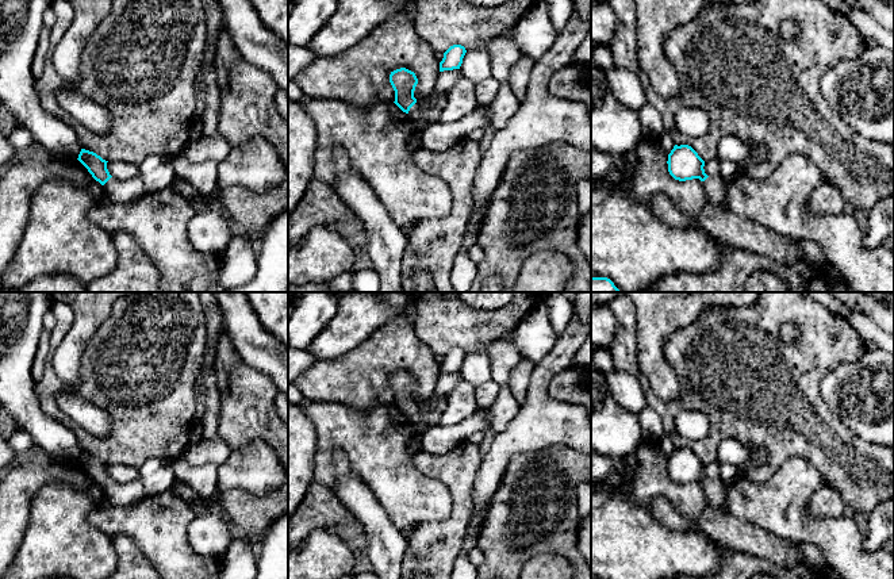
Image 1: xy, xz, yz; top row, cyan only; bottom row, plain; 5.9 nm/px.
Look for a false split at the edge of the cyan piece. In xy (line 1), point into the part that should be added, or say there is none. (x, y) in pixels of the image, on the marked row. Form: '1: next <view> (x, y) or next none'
1: next xy (119, 191)

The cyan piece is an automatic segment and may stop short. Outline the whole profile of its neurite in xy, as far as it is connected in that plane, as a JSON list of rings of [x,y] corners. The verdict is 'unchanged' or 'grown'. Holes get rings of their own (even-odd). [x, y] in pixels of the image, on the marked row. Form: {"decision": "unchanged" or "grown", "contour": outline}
{"decision": "grown", "contour": [[[81,149],[77,158],[92,175],[92,177],[103,185],[104,193],[111,203],[128,203],[146,195],[143,181],[139,176],[130,179],[115,179],[107,169],[107,162],[93,152]]]}

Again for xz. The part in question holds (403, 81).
{"decision": "grown", "contour": [[[400,68],[390,74],[390,83],[395,91],[395,104],[406,112],[413,122],[419,122],[423,126],[437,123],[446,101],[446,92],[433,92],[433,104],[423,107],[414,97],[414,91],[418,78],[414,72]]]}

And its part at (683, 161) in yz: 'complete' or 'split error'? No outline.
split error

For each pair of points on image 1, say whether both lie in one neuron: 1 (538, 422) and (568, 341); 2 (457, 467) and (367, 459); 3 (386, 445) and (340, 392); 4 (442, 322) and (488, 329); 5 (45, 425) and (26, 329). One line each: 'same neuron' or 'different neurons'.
1: same neuron
2: different neurons
3: different neurons
4: same neuron
5: same neuron

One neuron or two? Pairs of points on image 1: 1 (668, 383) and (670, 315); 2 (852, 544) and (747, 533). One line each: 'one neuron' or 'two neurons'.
1: one neuron
2: two neurons

